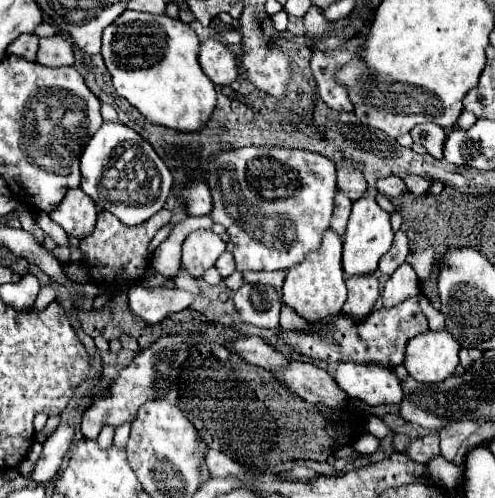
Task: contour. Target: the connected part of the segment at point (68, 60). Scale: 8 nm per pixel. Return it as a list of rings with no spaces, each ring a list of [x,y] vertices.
[[[53,36],[39,40],[37,62],[45,66],[73,66],[73,42],[69,36]]]

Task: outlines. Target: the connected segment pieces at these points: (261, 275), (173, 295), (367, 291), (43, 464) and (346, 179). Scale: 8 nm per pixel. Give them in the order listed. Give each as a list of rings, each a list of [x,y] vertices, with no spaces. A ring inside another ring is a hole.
[[[277,270],[275,272],[247,272],[247,274],[243,274],[243,278],[245,278],[245,282],[261,282],[261,284],[267,284],[281,292],[285,274],[287,272],[283,272],[283,270],[279,270],[279,272]]]
[[[133,286],[129,290],[129,310],[133,316],[143,318],[147,324],[157,324],[167,314],[181,312],[189,308],[193,302],[193,294],[177,288],[157,286],[157,288],[145,288],[145,286]]]
[[[361,274],[361,276],[349,276],[345,280],[347,284],[347,290],[349,290],[349,296],[347,296],[347,302],[343,306],[343,310],[347,314],[351,314],[355,320],[361,320],[365,318],[377,298],[379,298],[379,280],[375,274]]]
[[[61,422],[57,426],[57,430],[43,442],[43,452],[39,456],[39,462],[35,466],[33,472],[33,480],[35,482],[47,482],[51,476],[55,476],[55,472],[61,466],[61,460],[67,452],[67,448],[71,446],[75,438],[75,430],[69,422]]]
[[[341,166],[337,168],[337,188],[343,190],[351,200],[357,200],[367,190],[367,182],[363,172],[353,170],[353,166]]]

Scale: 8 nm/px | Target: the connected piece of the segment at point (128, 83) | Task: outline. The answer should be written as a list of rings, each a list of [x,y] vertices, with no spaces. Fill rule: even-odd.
[[[125,10],[107,30],[103,32],[103,60],[111,74],[117,94],[121,94],[133,108],[137,108],[149,122],[167,126],[171,130],[201,130],[211,120],[211,114],[217,104],[215,84],[203,74],[199,60],[199,40],[189,24],[173,20],[169,16],[157,16],[147,12]]]

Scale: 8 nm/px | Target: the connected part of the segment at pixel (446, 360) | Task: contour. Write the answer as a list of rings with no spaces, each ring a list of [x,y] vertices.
[[[425,332],[407,342],[405,368],[417,380],[425,384],[443,382],[459,366],[459,344],[445,332]]]

